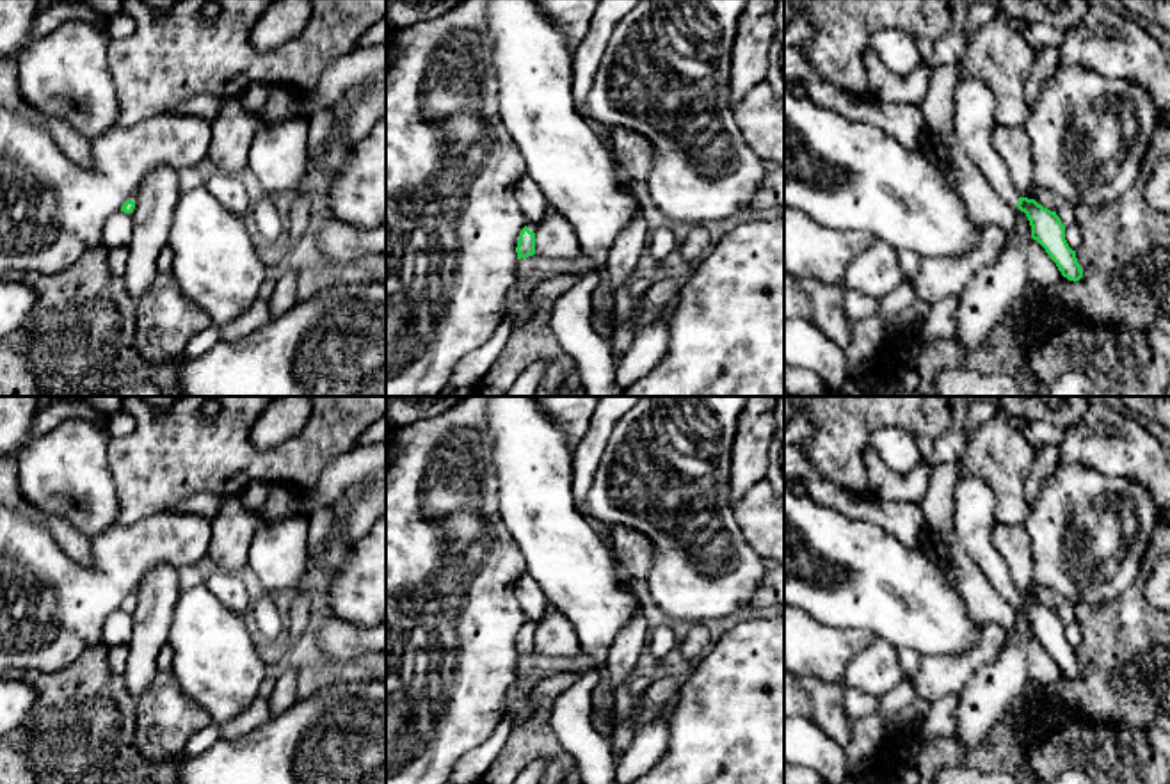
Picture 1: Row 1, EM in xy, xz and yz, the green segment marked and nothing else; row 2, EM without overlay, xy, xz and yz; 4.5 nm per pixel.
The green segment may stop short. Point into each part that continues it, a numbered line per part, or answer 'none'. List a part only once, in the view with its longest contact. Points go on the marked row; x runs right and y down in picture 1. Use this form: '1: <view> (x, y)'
1: yz (973, 123)

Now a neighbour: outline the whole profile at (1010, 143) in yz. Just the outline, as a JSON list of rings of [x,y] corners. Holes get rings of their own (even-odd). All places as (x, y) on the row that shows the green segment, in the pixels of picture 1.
[[[996,126],[992,148],[1005,162],[1015,190],[1024,194],[1033,172],[1030,139],[1024,126]]]

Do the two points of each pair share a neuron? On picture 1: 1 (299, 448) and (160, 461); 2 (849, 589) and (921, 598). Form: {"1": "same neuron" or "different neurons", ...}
{"1": "same neuron", "2": "same neuron"}

